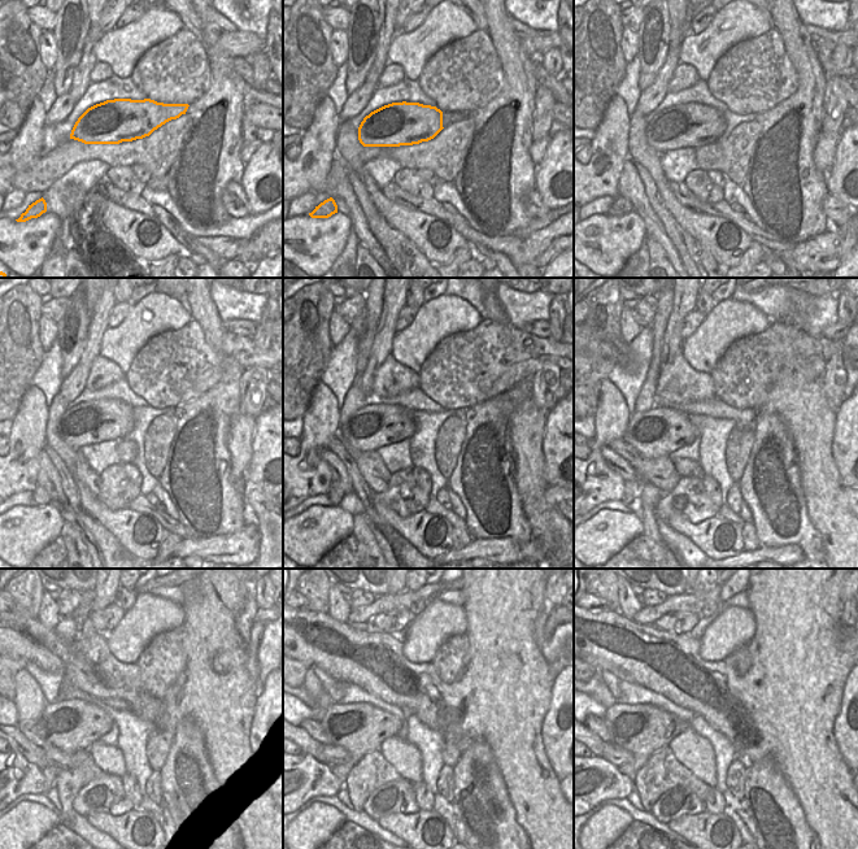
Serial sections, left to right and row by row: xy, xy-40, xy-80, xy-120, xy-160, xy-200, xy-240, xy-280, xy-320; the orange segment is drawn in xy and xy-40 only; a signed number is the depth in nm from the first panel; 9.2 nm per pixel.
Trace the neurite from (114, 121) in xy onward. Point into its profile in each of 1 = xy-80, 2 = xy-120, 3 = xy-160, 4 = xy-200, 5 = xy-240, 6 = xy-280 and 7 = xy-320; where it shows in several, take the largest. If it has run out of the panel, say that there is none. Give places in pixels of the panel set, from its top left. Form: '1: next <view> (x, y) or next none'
1: next xy-80 (692, 125)
2: next xy-120 (96, 421)
3: next xy-160 (374, 426)
4: next xy-200 (660, 431)
5: next xy-240 (72, 726)
6: next xy-280 (358, 727)
7: next xy-320 (643, 730)

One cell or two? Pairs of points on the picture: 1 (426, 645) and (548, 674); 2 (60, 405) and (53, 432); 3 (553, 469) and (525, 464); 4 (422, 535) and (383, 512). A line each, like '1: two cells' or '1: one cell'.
1: two cells
2: one cell
3: two cells
4: one cell

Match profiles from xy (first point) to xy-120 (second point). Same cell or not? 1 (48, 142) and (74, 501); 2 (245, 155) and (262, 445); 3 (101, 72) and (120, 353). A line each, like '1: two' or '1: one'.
1: two
2: two
3: two

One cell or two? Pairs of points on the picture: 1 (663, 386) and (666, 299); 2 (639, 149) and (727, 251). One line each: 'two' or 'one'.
1: two
2: one

